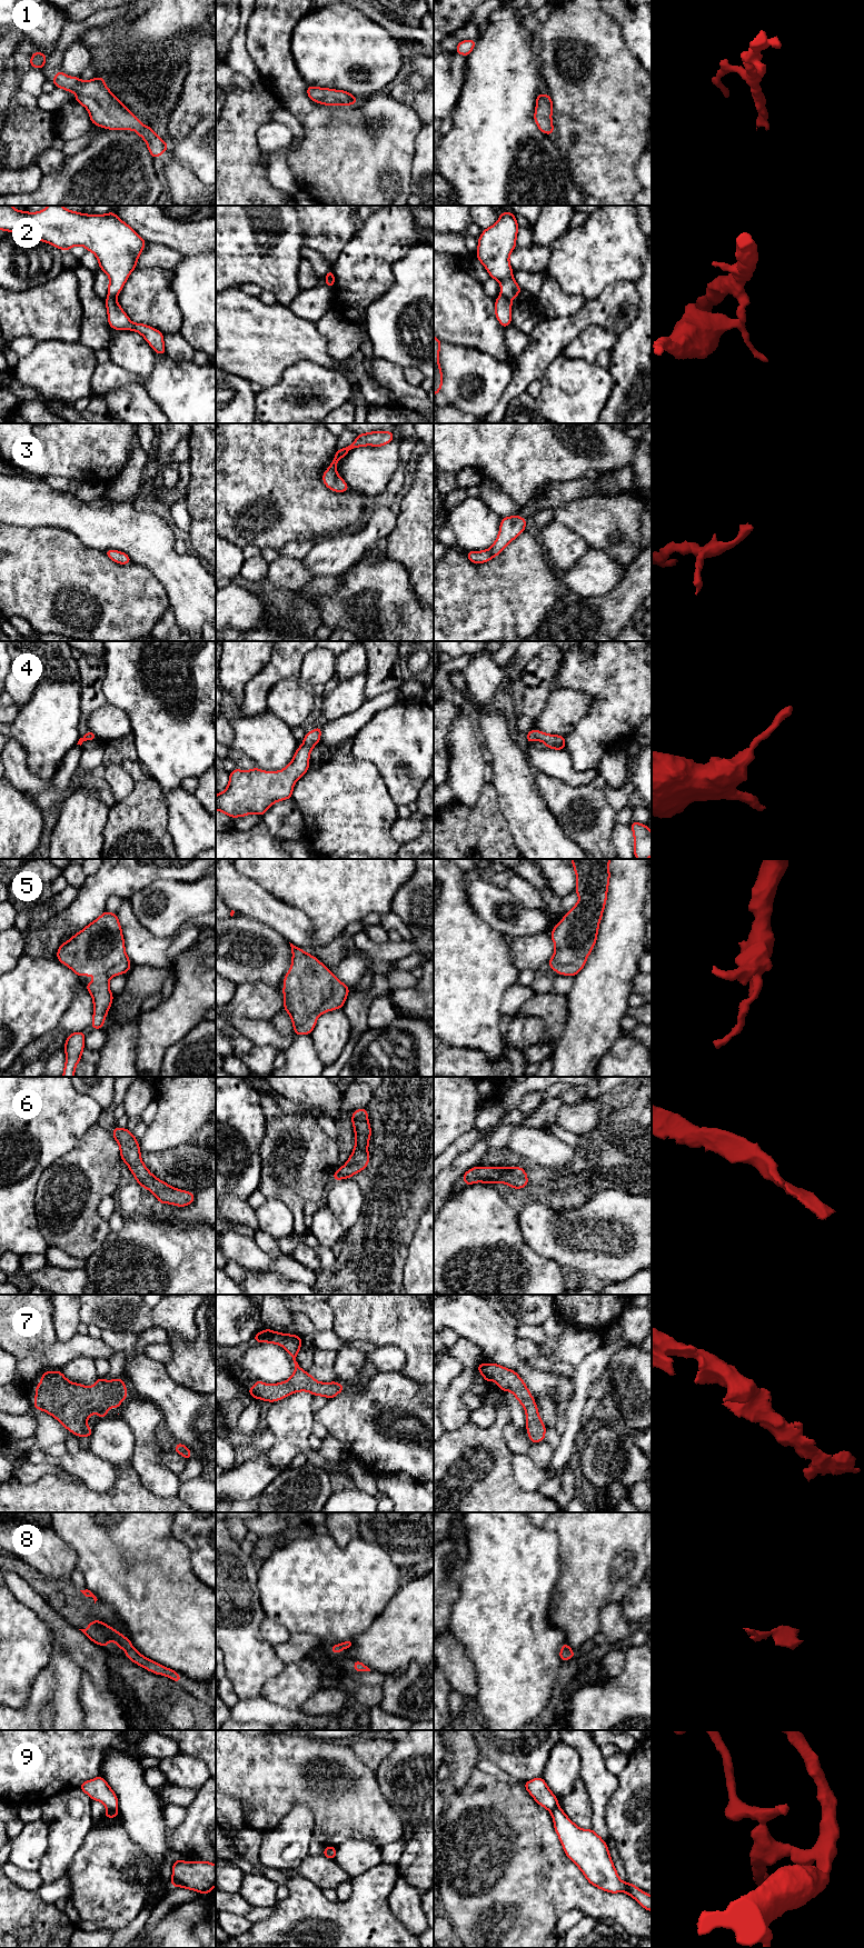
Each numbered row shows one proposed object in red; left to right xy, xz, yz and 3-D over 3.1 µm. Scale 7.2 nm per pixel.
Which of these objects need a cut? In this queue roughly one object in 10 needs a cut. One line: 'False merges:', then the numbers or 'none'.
False merges: 2, 9

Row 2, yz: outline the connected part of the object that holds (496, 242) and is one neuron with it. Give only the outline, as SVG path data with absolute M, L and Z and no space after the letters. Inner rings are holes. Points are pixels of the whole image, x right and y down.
M501 212L497 222L485 229L478 238L476 252L490 278L499 281L500 294L509 300L522 292L509 264L509 254L516 248L518 228L514 213Z

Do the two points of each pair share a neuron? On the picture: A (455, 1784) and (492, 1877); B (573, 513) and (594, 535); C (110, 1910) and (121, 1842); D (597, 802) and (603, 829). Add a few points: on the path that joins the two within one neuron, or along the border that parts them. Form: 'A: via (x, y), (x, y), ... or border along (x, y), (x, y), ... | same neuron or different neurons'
A: border along (474, 1770), (468, 1782), (459, 1791), (448, 1791) | different neurons
B: via (578, 519), (588, 529) | same neuron
C: via (110, 1894), (110, 1859) | same neuron
D: via (597, 809), (598, 822) | same neuron

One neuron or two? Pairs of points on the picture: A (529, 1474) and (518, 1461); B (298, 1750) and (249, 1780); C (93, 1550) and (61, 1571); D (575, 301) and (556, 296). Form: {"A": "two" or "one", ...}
{"A": "one", "B": "one", "C": "two", "D": "one"}

